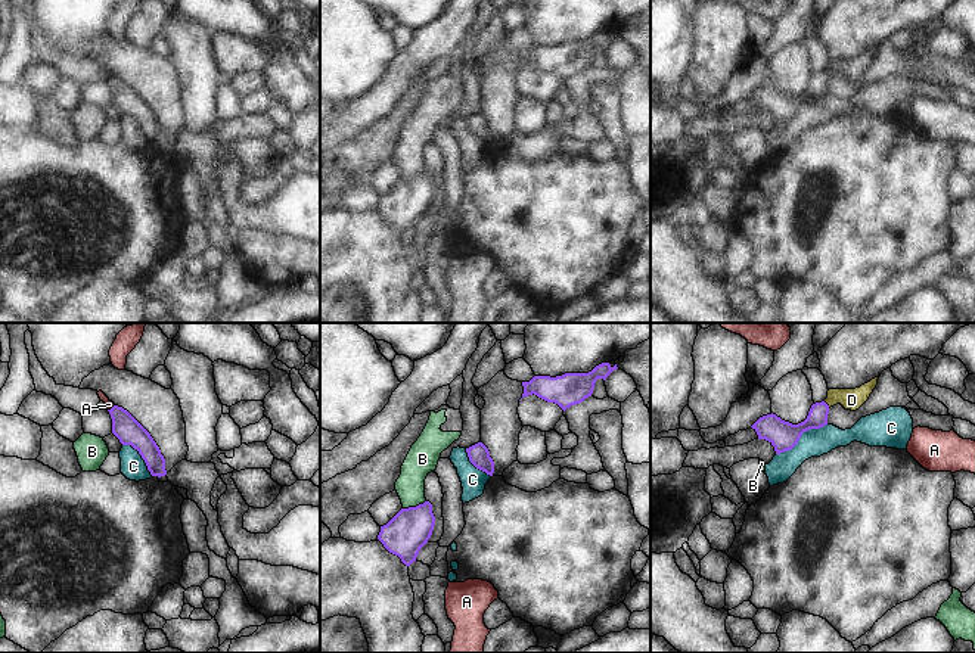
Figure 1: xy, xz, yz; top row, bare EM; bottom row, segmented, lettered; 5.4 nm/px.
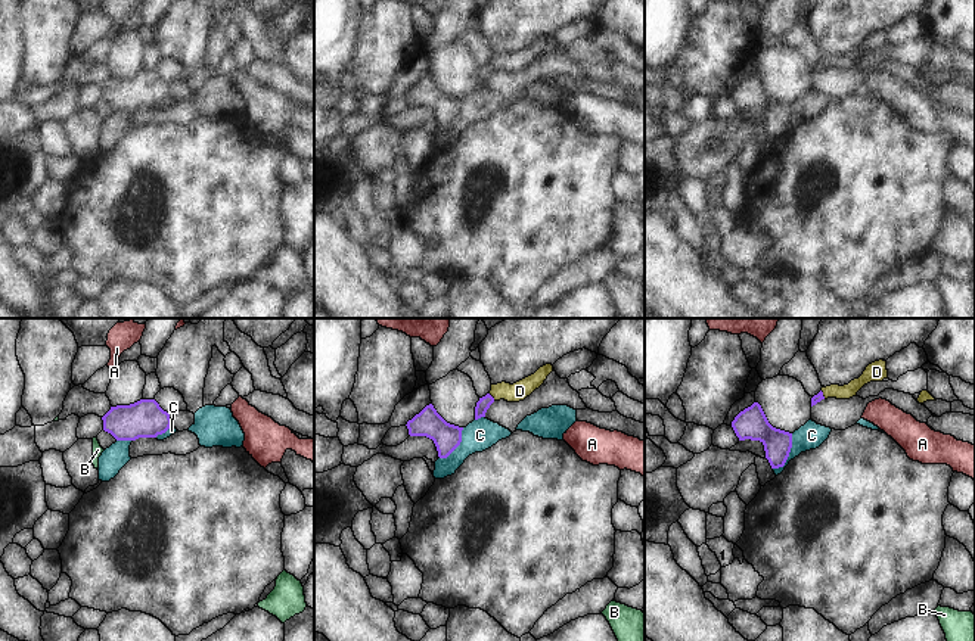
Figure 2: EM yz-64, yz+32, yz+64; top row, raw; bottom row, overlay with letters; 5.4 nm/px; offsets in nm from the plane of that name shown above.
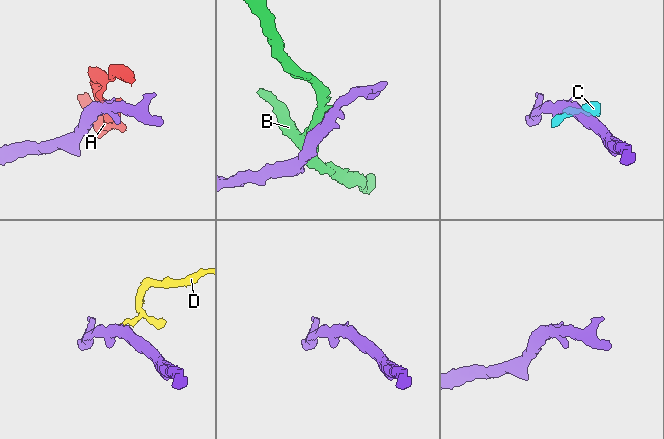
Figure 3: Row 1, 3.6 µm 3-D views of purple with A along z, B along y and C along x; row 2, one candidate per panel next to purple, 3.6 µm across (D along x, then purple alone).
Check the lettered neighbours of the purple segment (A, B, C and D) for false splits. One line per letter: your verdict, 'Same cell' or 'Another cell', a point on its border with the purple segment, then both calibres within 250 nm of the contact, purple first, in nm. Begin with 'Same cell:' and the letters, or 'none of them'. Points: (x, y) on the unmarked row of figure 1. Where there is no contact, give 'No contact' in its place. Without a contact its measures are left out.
Same cell: D
A: Another cell. Touches purple at xy (112, 77). Thickness 150 nm (purple) against 50 nm
B: Another cell. Touches purple at xz (413, 177). Thickness 220 nm (purple) against 160 nm
C: Another cell. Touches purple at yz (800, 106). Thickness 160 nm (purple) against 160 nm
D: Same cell. Touches purple at yz (826, 74). Thickness 110 nm (purple) against 110 nm.

